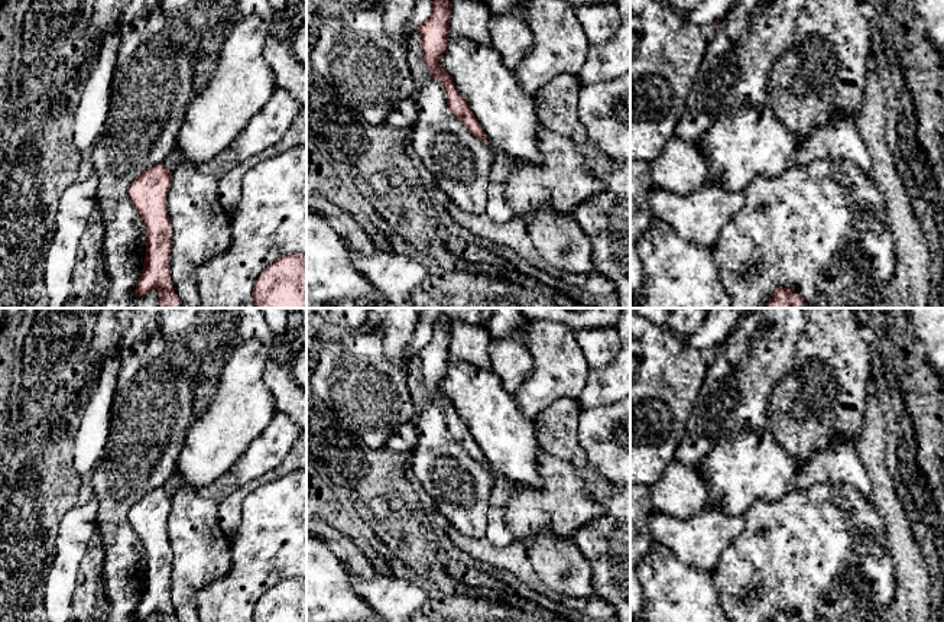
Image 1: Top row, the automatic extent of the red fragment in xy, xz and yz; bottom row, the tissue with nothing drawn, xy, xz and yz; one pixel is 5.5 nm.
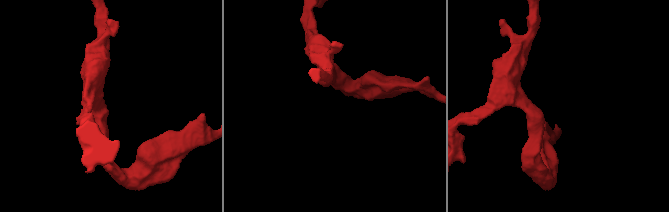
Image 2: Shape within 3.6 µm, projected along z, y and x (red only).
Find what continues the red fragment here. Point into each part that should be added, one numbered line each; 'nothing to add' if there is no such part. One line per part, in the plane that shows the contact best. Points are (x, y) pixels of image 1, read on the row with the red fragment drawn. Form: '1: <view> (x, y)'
nothing to add

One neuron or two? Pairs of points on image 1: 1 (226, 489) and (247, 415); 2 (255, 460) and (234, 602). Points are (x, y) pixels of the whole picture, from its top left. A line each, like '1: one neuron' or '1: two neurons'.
1: two neurons
2: two neurons

